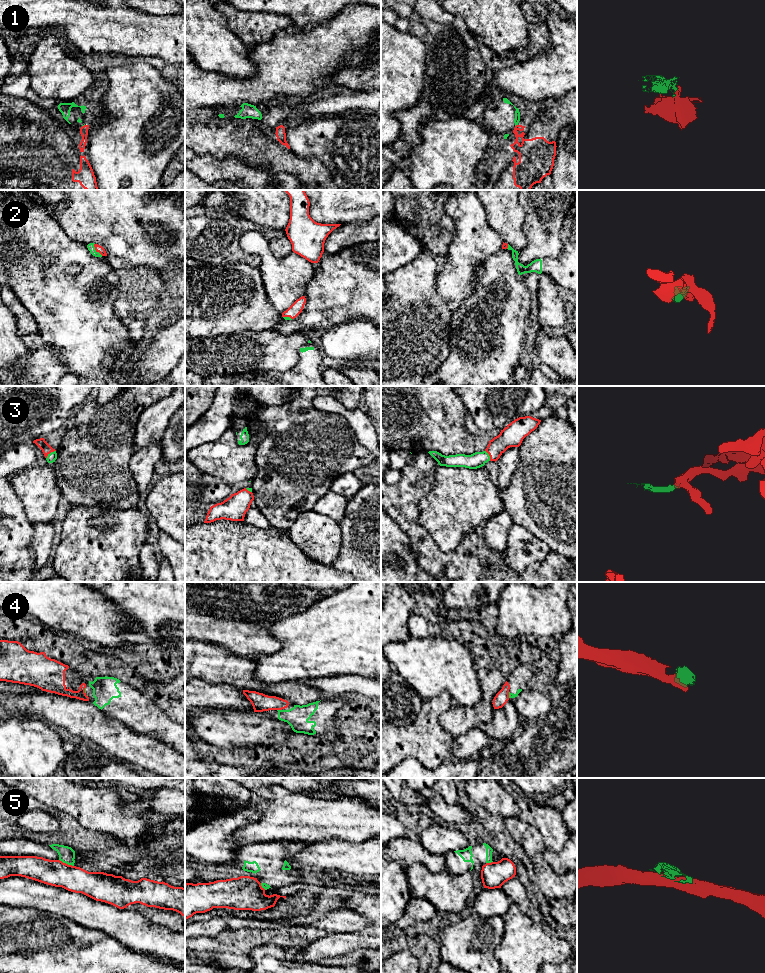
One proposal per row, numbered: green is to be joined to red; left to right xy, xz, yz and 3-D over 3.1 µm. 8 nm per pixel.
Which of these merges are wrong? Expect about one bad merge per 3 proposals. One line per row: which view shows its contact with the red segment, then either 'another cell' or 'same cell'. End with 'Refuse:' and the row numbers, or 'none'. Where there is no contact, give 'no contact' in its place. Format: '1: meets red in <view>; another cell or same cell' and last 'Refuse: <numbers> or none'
1: meets red in yz; another cell
2: meets red in xy; same cell
3: meets red in xy; same cell
4: meets red in xz; same cell
5: meets red in xy; another cell
Refuse: 1, 5

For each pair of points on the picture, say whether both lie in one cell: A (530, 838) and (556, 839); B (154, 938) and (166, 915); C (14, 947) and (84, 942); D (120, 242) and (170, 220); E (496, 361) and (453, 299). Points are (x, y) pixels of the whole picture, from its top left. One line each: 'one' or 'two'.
A: two
B: two
C: one
D: one
E: two

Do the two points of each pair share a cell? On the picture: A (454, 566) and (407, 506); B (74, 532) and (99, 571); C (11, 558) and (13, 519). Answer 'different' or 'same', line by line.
A: same
B: same
C: same

